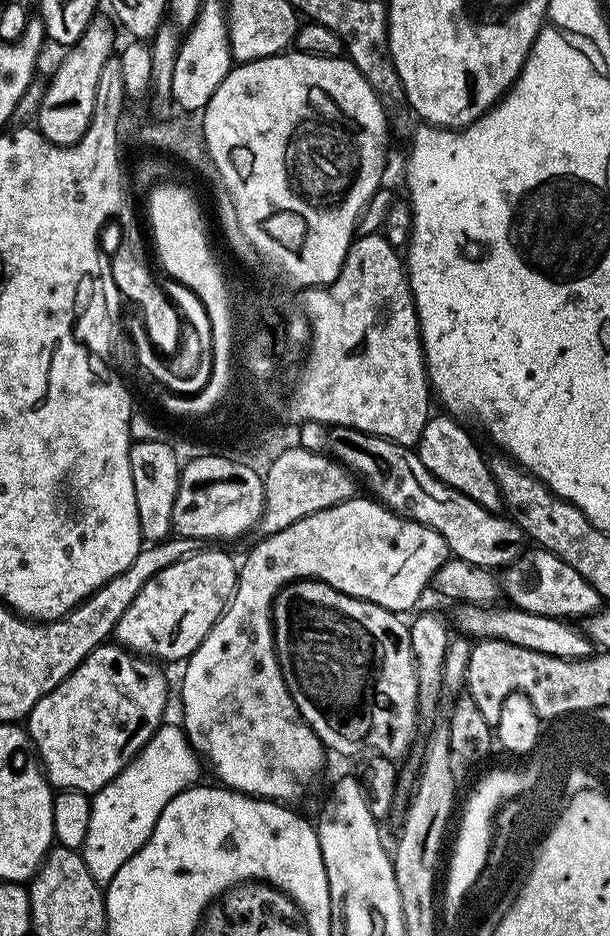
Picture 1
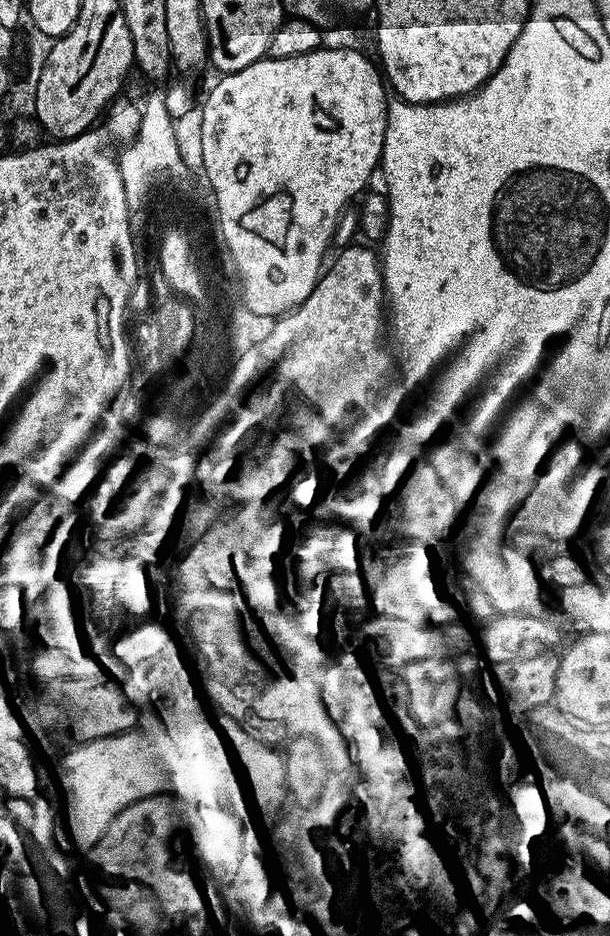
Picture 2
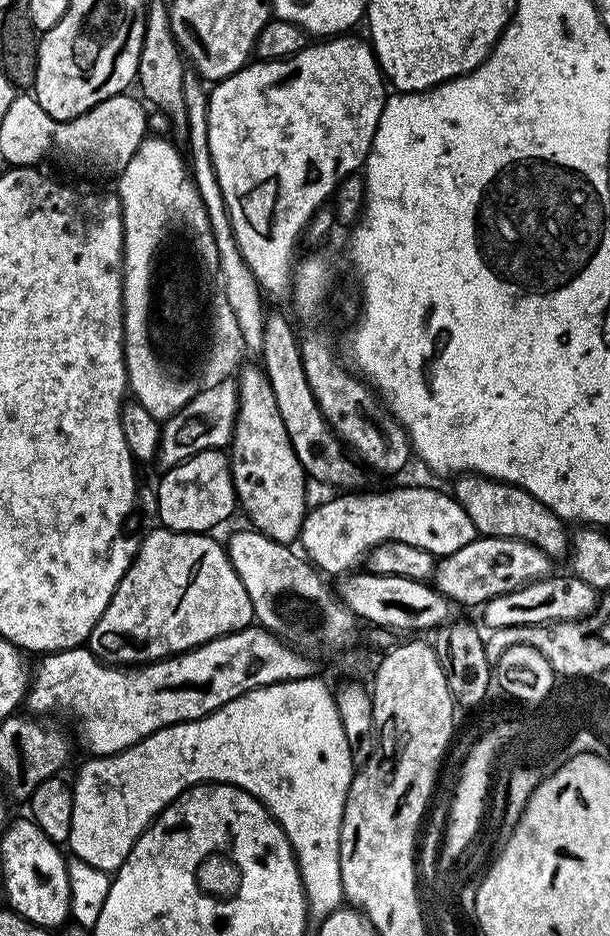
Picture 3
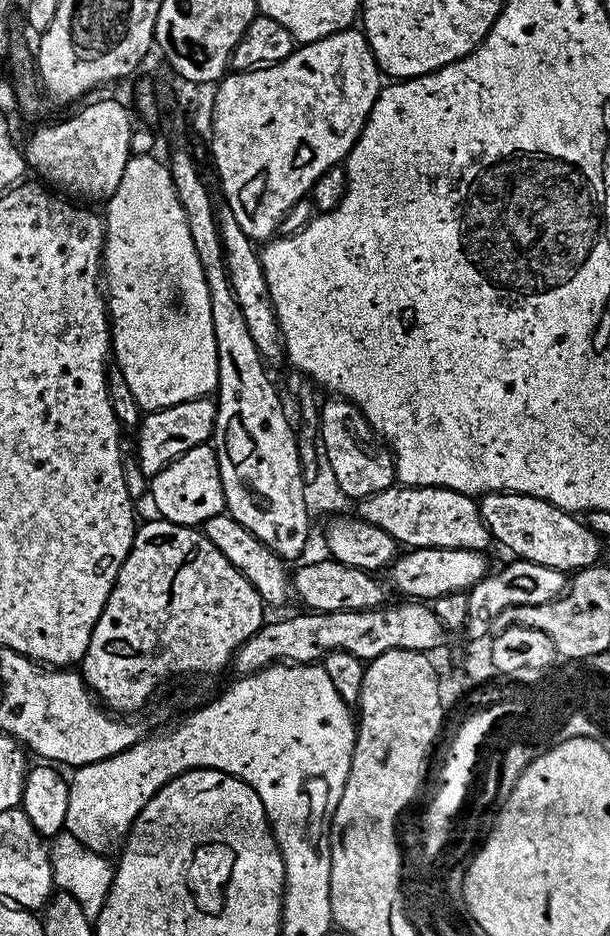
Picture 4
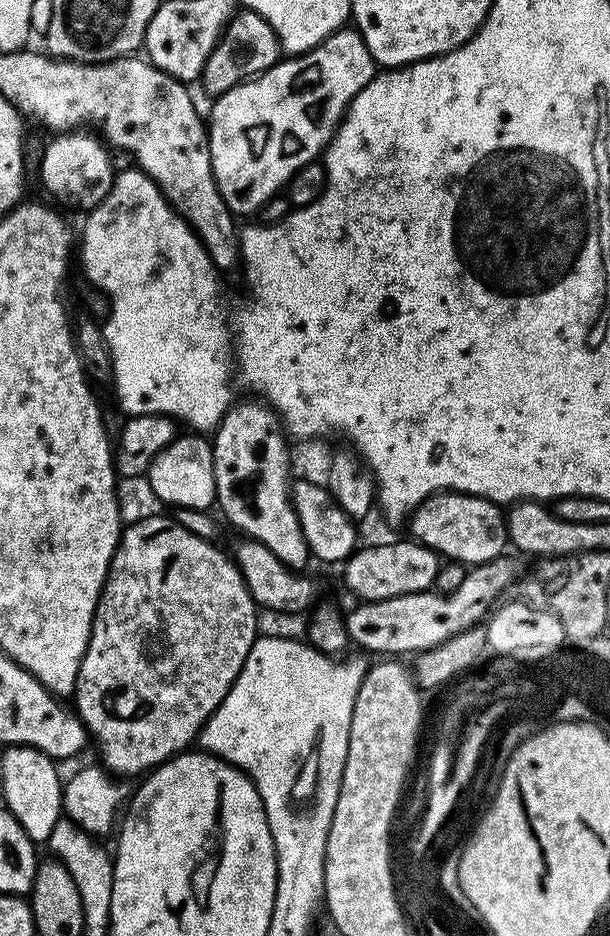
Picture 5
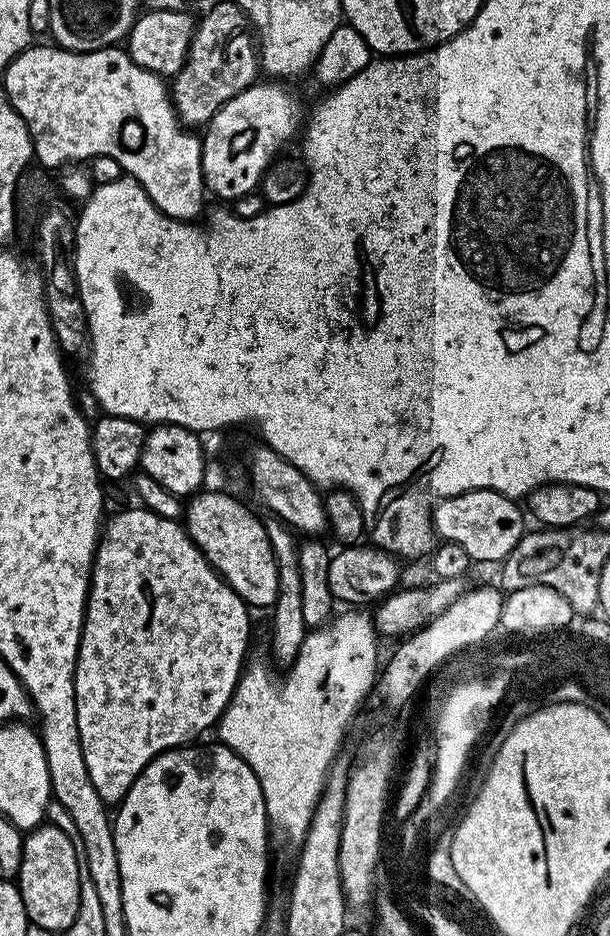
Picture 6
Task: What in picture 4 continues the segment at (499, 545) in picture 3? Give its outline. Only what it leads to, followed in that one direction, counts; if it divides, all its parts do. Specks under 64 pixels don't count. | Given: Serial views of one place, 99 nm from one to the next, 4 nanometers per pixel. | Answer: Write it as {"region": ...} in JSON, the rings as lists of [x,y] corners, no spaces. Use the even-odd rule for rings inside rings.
{"region":[[[414,548],[397,555],[390,565],[390,573],[396,579],[396,588],[401,597],[415,598],[420,602],[435,602],[439,596],[451,596],[472,589],[490,572],[487,555],[484,552],[474,552],[471,548]]]}

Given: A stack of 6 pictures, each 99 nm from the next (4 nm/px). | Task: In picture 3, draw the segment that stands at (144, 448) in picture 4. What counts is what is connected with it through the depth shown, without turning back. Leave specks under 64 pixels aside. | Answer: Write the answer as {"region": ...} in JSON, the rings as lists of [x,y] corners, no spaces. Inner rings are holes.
{"region":[[[226,380],[214,389],[201,389],[173,417],[163,421],[158,445],[158,464],[161,464],[161,469],[175,468],[199,452],[227,449],[232,442],[232,427],[236,424],[239,401],[236,380]]]}

